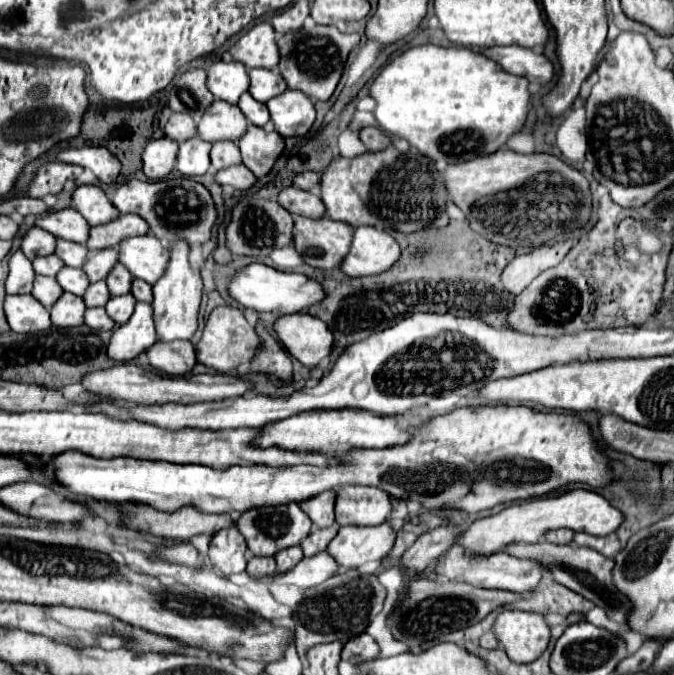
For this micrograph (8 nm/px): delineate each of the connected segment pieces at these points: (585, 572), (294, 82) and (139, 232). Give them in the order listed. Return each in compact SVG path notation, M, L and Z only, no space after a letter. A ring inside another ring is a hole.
M567 528L553 530L553 532L545 534L547 542L543 542L543 540L535 542L535 544L519 544L517 542L517 544L505 546L503 552L507 552L509 556L515 556L515 558L525 558L525 560L539 562L553 576L555 582L567 586L569 590L573 590L573 592L577 592L581 596L585 596L595 606L603 608L613 622L627 628L629 614L631 614L633 606L631 606L631 600L621 590L617 590L617 586L613 586L613 566L615 566L615 562L611 558L605 558L603 554L599 554L593 548L577 548L577 546L573 546L571 538L573 538L573 532L567 530ZM557 544L567 544L567 546L557 546Z
M307 24L301 30L287 32L277 38L279 46L279 70L287 82L287 88L301 90L317 100L329 100L341 74L349 52L359 44L359 34L343 34L335 26Z
M119 214L115 220L99 226L91 226L87 248L99 250L99 248L111 248L117 246L119 240L129 236L143 236L147 234L147 222L139 218L137 214Z

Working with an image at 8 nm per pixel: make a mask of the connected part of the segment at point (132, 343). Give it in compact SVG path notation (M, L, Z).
M137 302L129 322L115 328L107 354L113 360L125 362L143 354L155 342L157 342L157 332L155 332L153 306L147 302Z

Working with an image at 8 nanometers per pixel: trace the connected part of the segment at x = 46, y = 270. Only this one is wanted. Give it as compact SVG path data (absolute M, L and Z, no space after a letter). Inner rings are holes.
M55 254L43 256L43 258L35 258L35 260L33 260L33 270L35 270L35 274L55 276L61 268L63 268L63 262L61 262Z

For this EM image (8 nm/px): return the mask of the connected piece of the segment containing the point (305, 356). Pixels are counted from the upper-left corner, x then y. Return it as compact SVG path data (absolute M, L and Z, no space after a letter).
M305 312L279 316L273 324L273 332L287 352L309 368L315 368L321 358L329 356L333 346L333 334L327 326Z

